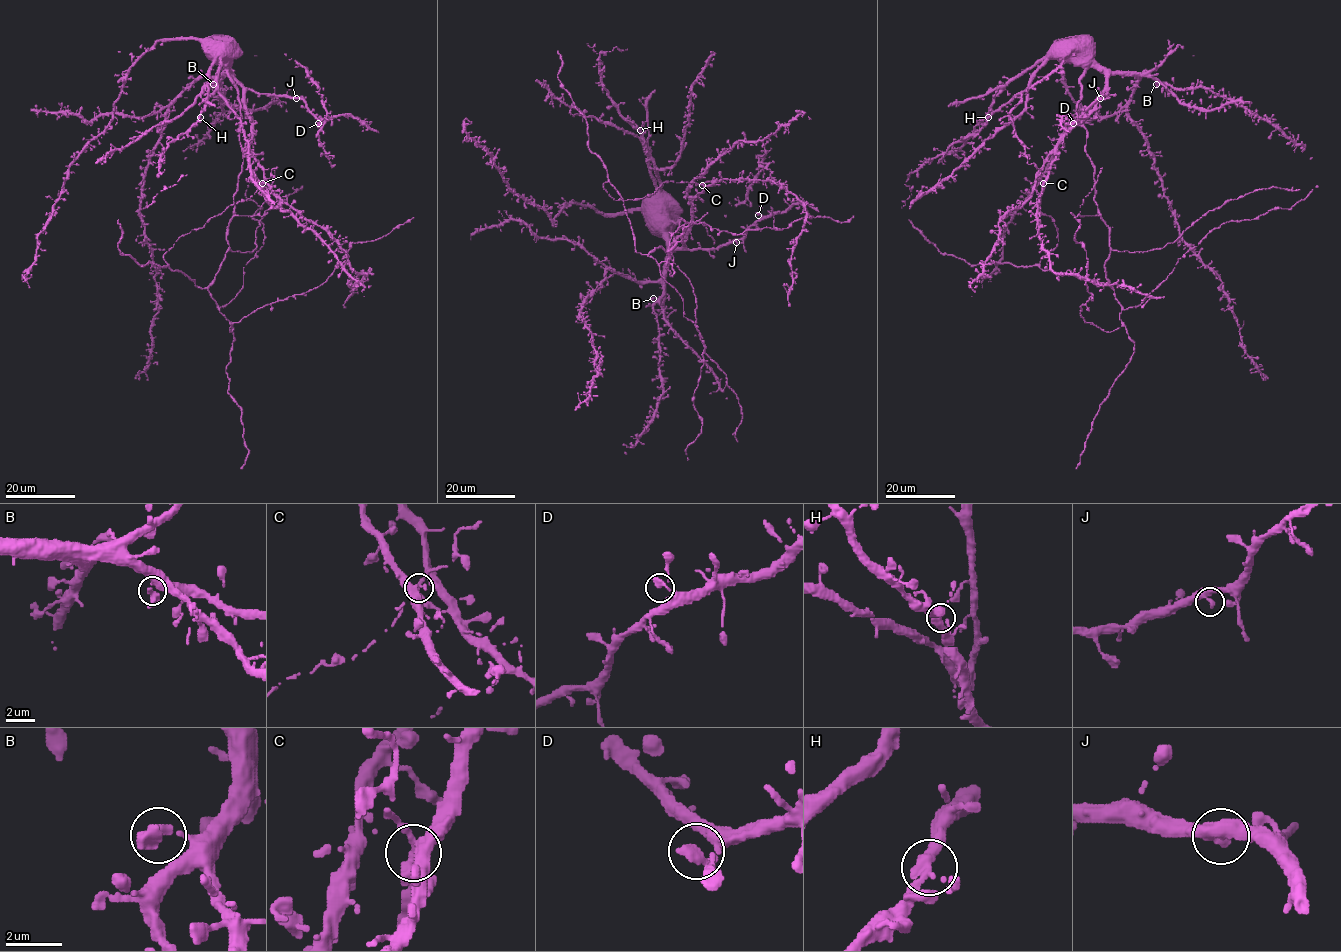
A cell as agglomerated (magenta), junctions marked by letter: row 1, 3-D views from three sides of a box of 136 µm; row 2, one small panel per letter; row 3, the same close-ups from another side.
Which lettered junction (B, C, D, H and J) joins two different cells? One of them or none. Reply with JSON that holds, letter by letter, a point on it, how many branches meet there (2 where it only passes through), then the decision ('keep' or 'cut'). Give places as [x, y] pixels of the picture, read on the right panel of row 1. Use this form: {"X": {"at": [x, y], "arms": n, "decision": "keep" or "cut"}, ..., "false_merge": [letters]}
{"B": {"at": [1156, 84], "arms": 2, "decision": "keep"}, "C": {"at": [1043, 183], "arms": 2, "decision": "keep"}, "D": {"at": [1073, 123], "arms": 2, "decision": "keep"}, "H": {"at": [988, 117], "arms": 2, "decision": "keep"}, "J": {"at": [1100, 98], "arms": 2, "decision": "keep"}, "false_merge": []}

